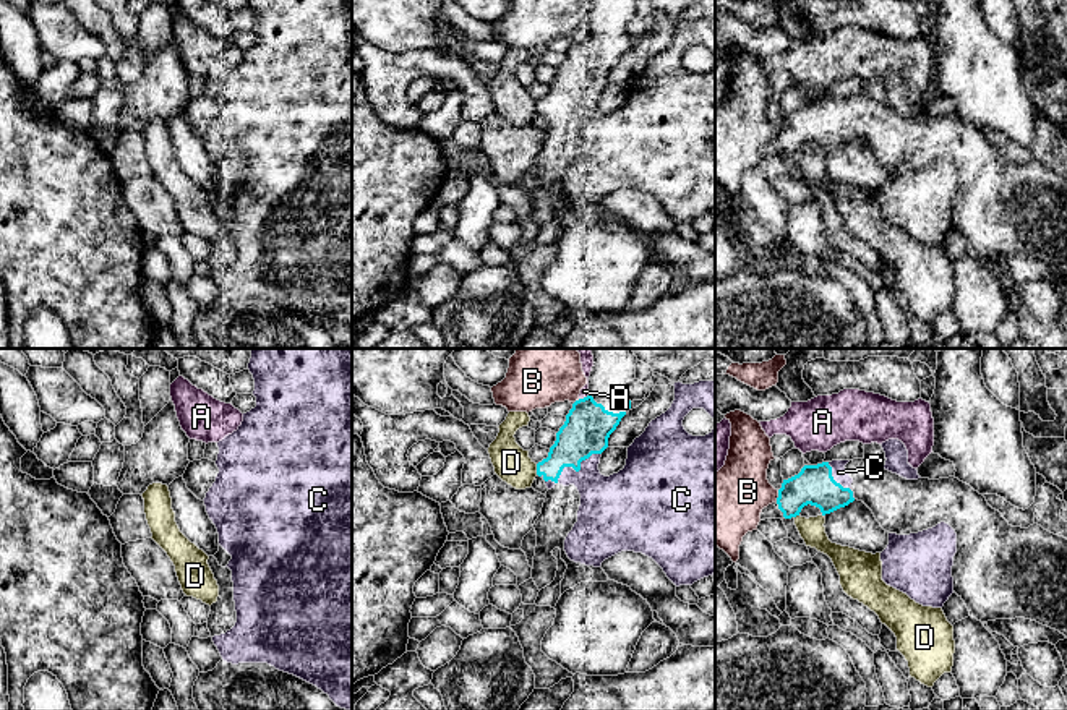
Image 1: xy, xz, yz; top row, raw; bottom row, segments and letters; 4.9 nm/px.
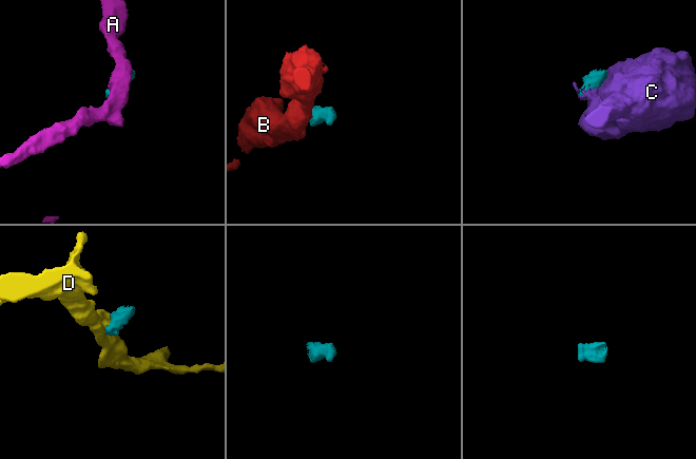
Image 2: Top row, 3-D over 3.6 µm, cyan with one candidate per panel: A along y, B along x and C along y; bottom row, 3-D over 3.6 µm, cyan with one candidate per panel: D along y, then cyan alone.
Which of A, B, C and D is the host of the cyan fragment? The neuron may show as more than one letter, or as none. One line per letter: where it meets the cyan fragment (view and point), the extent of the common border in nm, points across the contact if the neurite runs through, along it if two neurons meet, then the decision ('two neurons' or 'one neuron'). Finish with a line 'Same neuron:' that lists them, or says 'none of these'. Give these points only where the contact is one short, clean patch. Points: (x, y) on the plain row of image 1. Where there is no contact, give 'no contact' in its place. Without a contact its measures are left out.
A: meets cyan in xz at (584, 34); contact 50 nm long; two neurons
B: meets cyan in yz at (779, 132); contact 60 nm long; two neurons
C: meets cyan in xz at (573, 104); contact 320 nm long; border along xz (600, 89), (545, 119); two neurons
D: meets cyan in xz at (537, 106); contact 60 nm long; border along xz (535, 101), (537, 111); two neurons
Same neuron: none of these

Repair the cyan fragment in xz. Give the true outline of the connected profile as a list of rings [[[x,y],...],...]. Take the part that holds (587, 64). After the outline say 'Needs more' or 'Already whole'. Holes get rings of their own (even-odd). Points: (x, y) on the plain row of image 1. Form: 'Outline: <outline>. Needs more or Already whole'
Outline: [[[593,0],[589,32],[572,41],[556,70],[548,94],[537,101],[537,112],[558,120],[564,104],[581,107],[581,99],[608,84],[608,75],[631,47],[626,19],[636,15],[632,0]]]. Needs more

